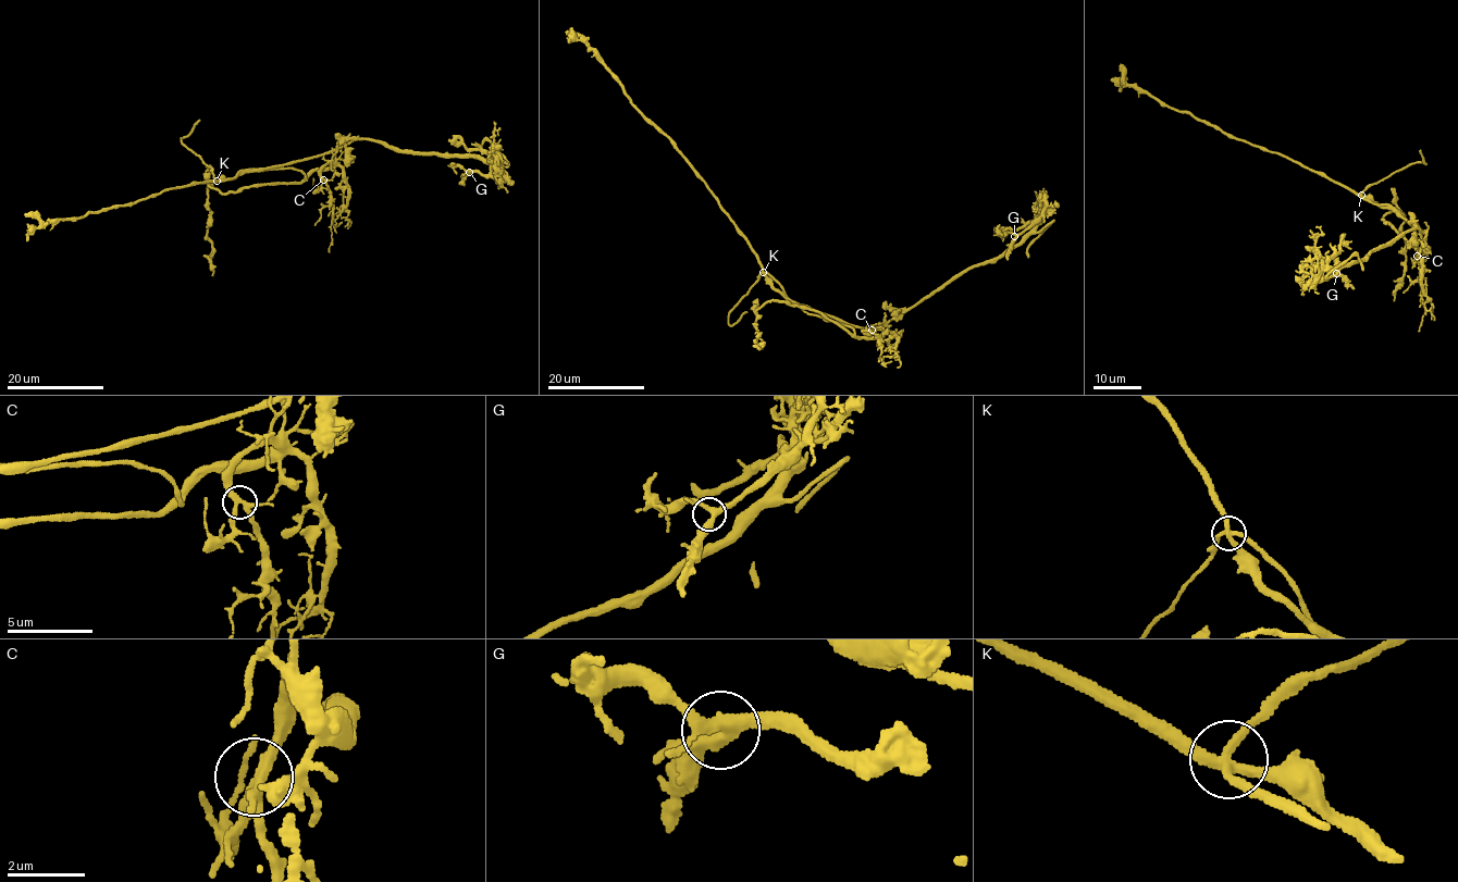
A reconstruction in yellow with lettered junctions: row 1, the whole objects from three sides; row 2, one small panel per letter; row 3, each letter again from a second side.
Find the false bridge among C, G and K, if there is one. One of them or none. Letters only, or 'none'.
K

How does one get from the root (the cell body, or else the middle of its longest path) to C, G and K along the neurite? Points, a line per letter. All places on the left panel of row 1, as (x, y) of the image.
C: (248, 172), (283, 166), (331, 150), (331, 160), (320, 172), (323, 179)
G: (248, 172), (312, 159), (366, 138), (418, 153), (471, 157), (492, 164), (487, 174), (469, 172)
K: (248, 172), (217, 181)

